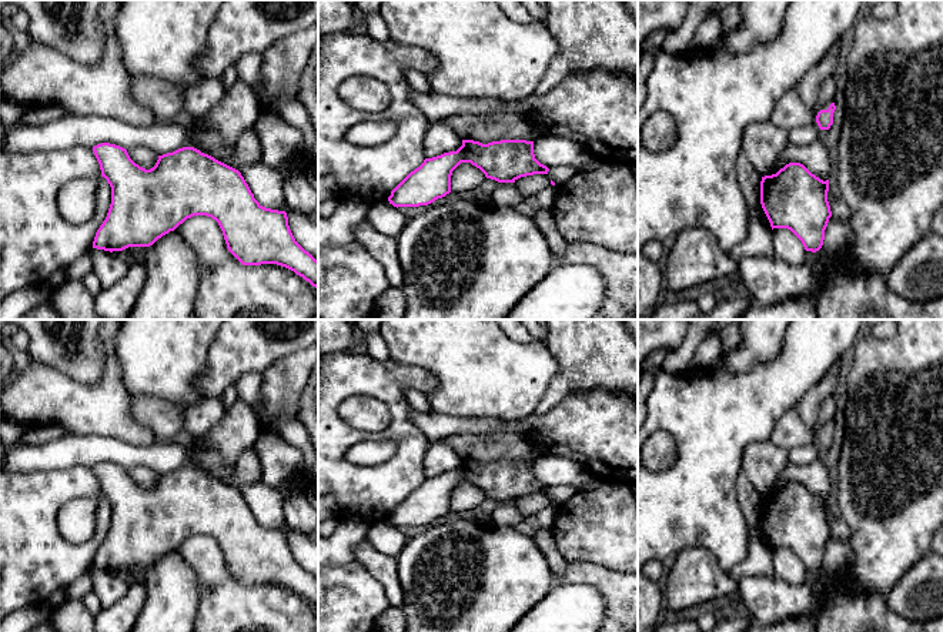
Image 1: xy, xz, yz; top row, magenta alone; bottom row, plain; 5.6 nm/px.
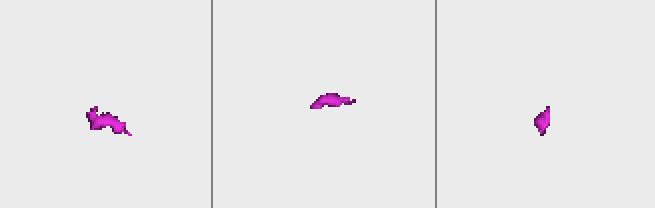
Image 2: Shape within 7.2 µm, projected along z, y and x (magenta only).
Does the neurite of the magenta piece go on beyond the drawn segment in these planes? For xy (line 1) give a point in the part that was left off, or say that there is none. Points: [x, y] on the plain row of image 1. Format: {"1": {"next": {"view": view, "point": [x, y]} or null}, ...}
{"1": {"next": null}}

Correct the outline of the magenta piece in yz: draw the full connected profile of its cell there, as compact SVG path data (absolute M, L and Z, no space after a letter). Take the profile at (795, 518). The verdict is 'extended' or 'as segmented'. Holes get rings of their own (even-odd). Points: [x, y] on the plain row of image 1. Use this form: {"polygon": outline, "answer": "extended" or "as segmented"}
{"polygon": "M789 482L760 501L760 524L773 548L790 549L806 571L822 568L832 536L829 499L823 501L800 482Z", "answer": "as segmented"}

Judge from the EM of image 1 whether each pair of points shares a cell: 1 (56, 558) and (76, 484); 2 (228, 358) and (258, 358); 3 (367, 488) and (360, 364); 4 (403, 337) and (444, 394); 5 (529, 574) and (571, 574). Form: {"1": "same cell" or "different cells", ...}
{"1": "same cell", "2": "same cell", "3": "same cell", "4": "same cell", "5": "different cells"}

